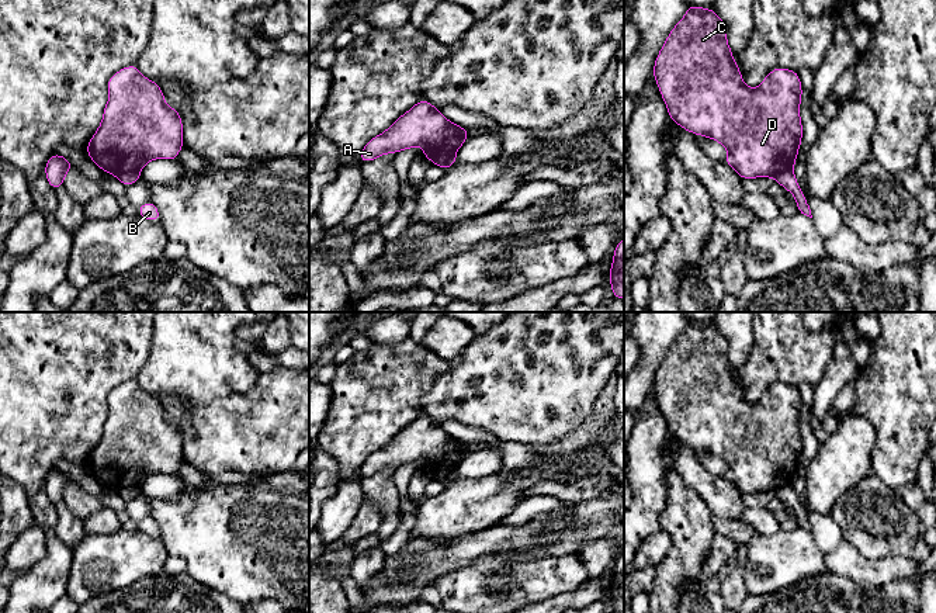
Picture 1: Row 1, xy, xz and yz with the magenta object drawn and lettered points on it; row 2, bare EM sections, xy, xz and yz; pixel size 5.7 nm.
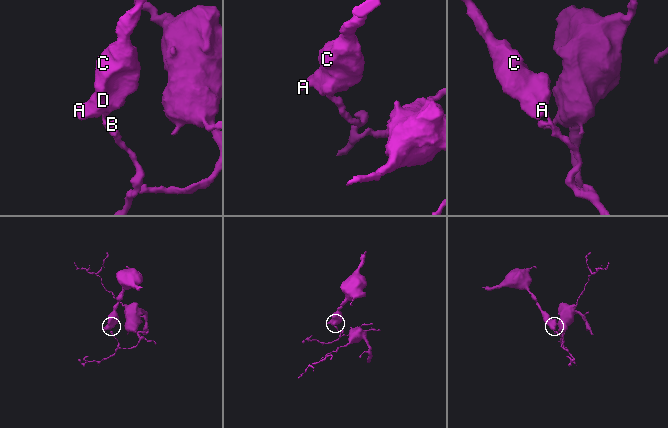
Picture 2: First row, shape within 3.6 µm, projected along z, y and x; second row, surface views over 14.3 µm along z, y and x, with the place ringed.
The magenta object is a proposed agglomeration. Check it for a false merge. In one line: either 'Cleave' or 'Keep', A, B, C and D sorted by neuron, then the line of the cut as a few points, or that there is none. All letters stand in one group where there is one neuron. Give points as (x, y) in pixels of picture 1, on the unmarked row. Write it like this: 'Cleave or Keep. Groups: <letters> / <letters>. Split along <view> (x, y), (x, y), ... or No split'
Cleave. Groups: A C D / B. Split along xy (139, 485), (124, 485), (115, 491)

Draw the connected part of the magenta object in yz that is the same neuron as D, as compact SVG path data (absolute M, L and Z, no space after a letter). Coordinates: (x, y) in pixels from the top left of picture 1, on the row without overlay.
M687 319L684 332L669 347L656 371L652 391L668 422L669 434L694 450L724 460L728 467L724 478L742 495L774 492L794 484L802 456L800 391L795 385L776 382L759 402L748 402L727 349L727 340L713 323Z

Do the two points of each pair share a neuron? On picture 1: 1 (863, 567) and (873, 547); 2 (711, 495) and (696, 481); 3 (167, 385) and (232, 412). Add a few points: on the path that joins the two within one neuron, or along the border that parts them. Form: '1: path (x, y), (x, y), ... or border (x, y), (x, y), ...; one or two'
1: border (843, 537), (863, 557), (901, 558); two
2: path (707, 491), (700, 484); one
3: border (241, 394), (232, 394), (203, 404), (176, 399); two

